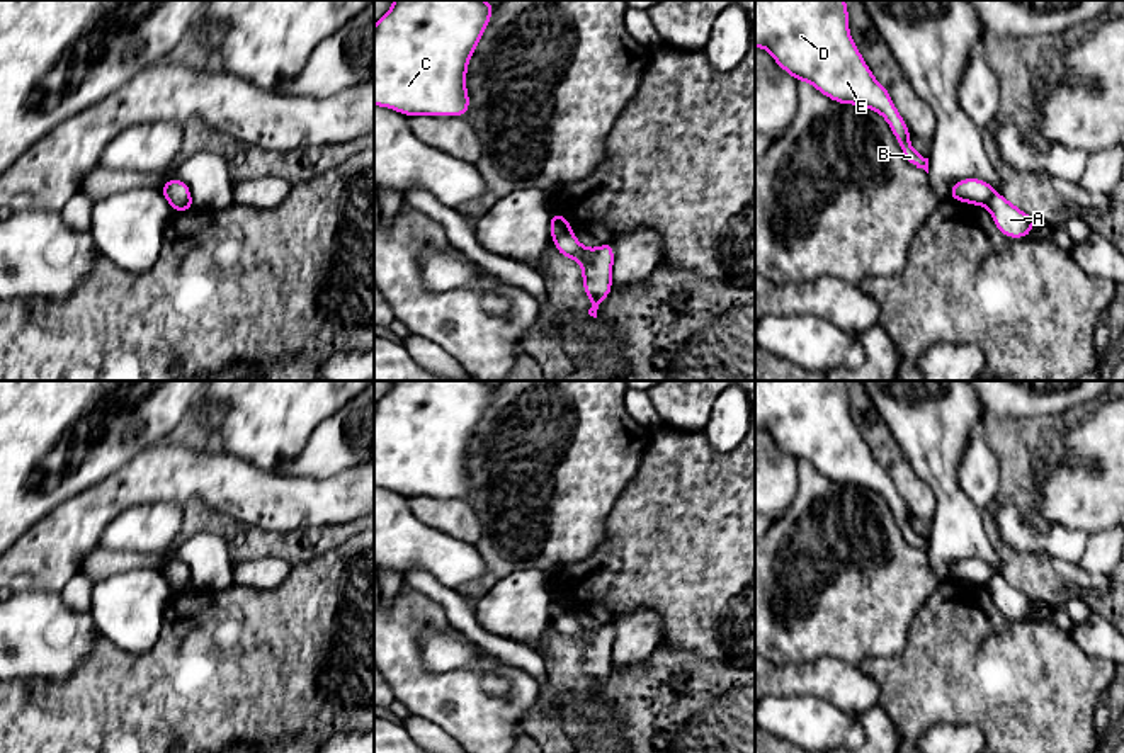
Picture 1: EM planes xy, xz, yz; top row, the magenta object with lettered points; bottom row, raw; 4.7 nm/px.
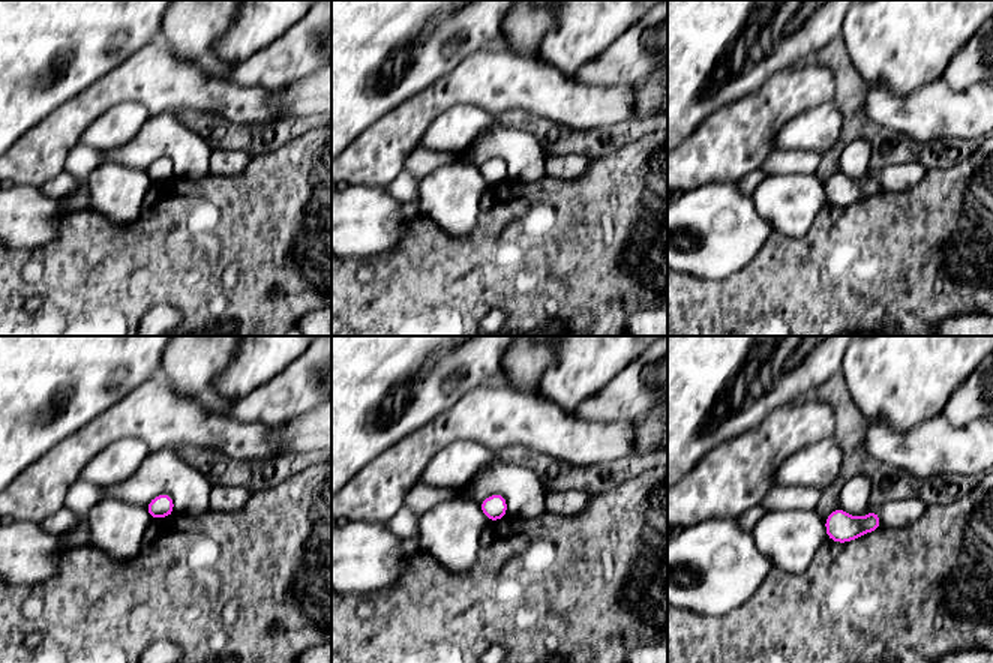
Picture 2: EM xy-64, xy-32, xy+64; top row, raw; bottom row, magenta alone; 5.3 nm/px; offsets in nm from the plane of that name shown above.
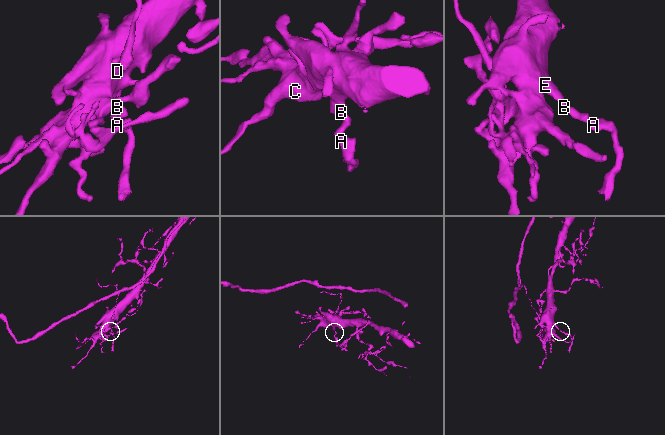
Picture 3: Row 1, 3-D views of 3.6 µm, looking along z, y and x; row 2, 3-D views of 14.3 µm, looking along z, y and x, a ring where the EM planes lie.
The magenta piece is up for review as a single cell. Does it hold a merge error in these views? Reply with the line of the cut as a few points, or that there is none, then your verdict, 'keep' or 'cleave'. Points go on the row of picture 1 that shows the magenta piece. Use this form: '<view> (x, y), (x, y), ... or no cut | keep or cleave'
xz (572, 230), (553, 238) | cleave

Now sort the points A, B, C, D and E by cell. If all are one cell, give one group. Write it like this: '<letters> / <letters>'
A / B C D E

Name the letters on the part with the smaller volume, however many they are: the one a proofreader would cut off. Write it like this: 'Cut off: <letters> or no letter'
Cut off: A

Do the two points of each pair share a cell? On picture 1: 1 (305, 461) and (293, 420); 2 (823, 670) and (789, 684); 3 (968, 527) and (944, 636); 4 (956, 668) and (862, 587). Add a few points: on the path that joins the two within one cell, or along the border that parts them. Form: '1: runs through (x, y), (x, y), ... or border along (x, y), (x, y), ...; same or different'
1: border along (325, 418), (313, 430), (306, 444), (276, 471); different
2: runs through (815, 679), (798, 680); same
3: border along (948, 577), (939, 582); different
4: border along (932, 594), (910, 622), (907, 645), (885, 658); different

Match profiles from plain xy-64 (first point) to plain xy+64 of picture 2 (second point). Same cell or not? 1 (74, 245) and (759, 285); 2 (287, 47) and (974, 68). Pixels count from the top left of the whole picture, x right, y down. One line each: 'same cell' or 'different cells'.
1: same cell
2: same cell

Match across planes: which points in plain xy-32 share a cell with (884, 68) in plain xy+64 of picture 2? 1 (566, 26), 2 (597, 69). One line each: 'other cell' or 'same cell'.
1: same cell
2: other cell

